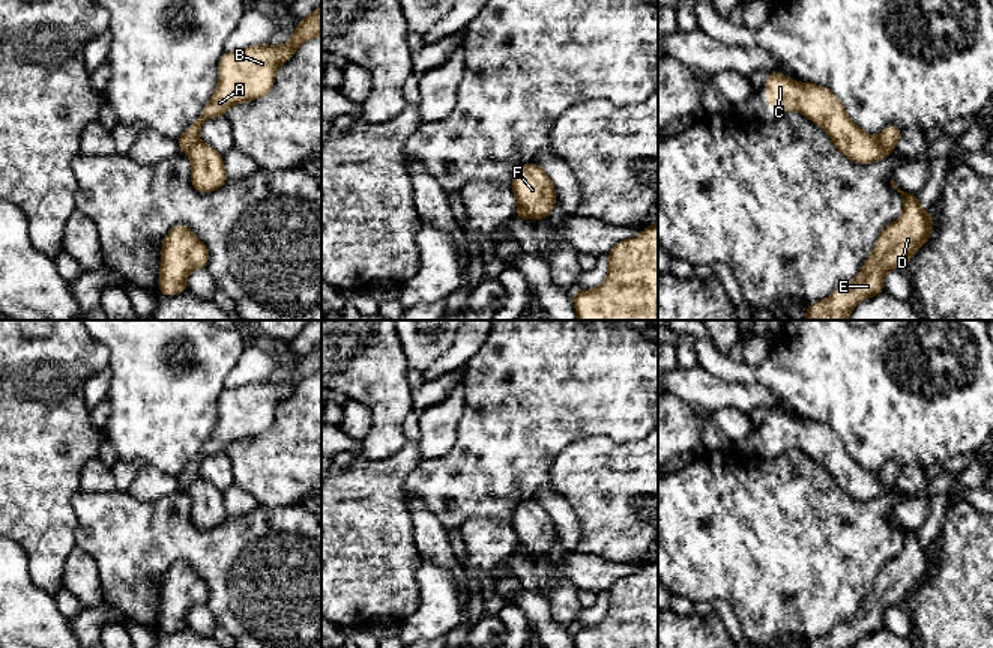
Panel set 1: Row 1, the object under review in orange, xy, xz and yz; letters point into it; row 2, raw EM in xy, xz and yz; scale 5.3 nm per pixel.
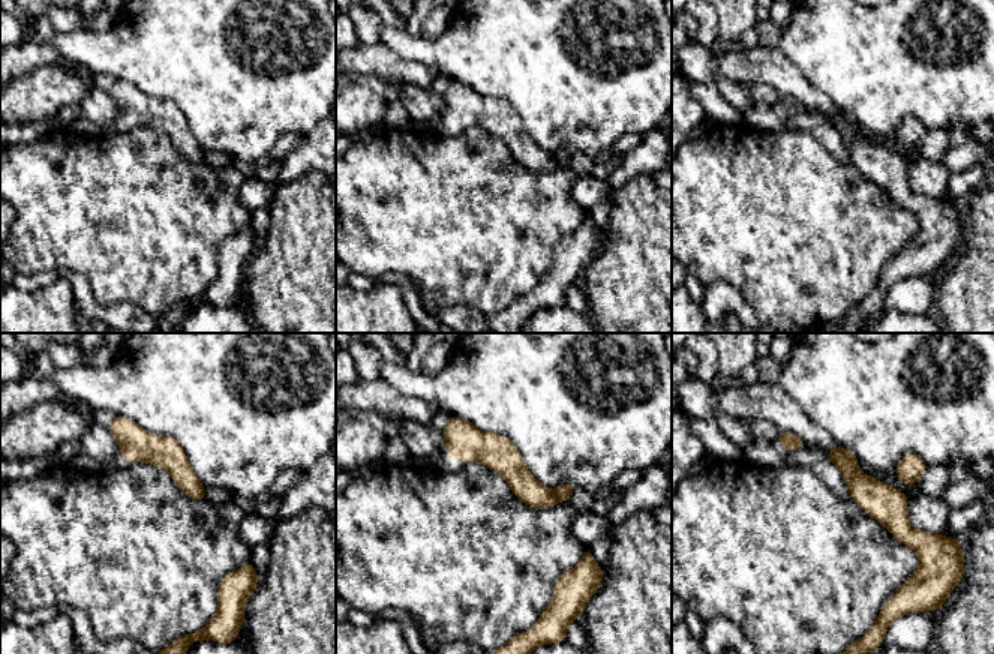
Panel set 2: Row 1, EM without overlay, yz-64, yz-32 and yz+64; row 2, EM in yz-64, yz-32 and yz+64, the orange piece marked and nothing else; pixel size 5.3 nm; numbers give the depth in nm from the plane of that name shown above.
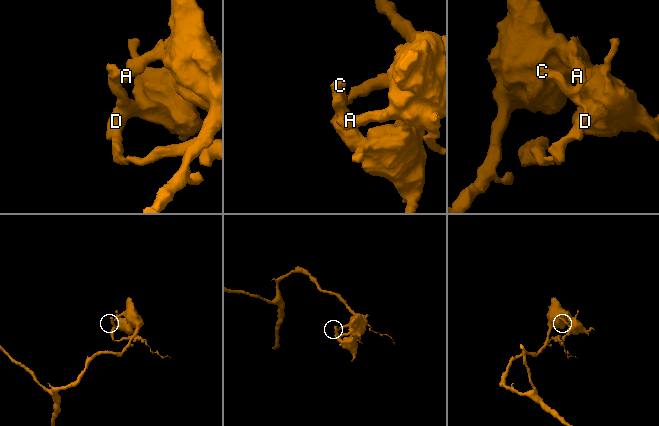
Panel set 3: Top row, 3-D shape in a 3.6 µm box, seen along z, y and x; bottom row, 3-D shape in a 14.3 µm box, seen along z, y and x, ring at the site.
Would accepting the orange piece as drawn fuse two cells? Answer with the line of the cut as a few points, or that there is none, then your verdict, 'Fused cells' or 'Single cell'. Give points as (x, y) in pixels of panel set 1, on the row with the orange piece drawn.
Split along yz (876, 137), (888, 154). Fused cells

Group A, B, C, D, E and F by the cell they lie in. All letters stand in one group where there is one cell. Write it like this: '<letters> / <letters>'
A B / C D E F

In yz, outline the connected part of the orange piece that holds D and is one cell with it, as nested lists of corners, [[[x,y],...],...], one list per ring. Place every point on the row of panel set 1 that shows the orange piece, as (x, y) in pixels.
[[[894,180],[891,186],[904,197],[901,217],[880,233],[855,280],[837,287],[828,299],[808,304],[804,320],[847,320],[858,302],[883,292],[888,271],[907,266],[912,256],[928,241],[933,213],[919,206],[918,194],[901,191]]]

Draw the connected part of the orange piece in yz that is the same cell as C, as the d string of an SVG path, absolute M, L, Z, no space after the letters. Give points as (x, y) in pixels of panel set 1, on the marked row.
M781 72L769 74L766 104L780 111L799 111L825 129L834 144L856 164L870 164L889 155L877 137L858 128L843 110L841 101L828 89L796 83Z

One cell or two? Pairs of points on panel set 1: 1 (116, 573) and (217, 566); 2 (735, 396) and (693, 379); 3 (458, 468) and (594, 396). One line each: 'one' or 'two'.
1: one
2: one
3: one

